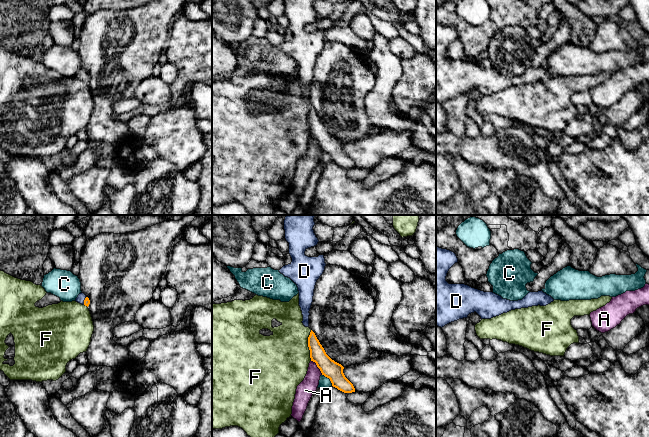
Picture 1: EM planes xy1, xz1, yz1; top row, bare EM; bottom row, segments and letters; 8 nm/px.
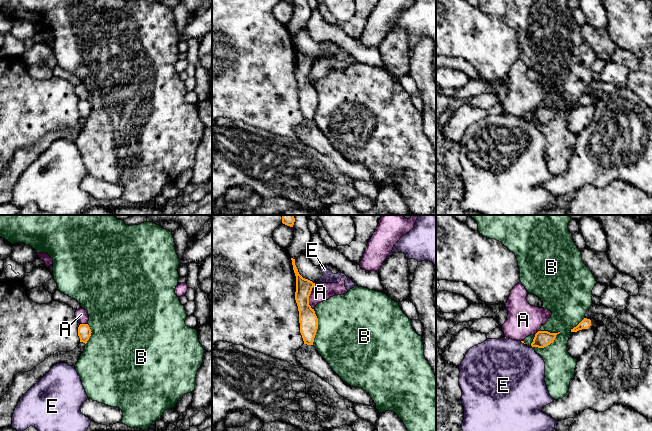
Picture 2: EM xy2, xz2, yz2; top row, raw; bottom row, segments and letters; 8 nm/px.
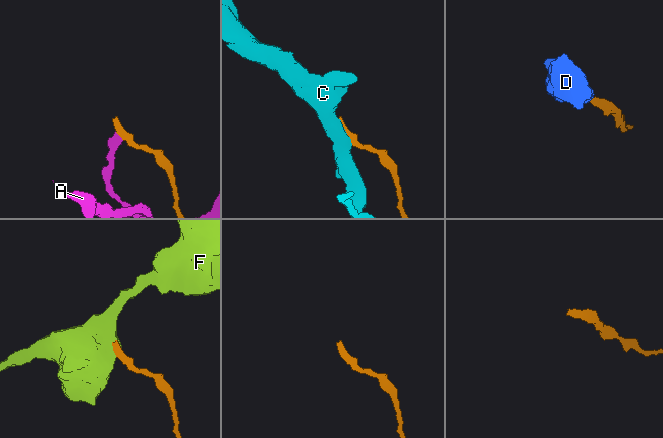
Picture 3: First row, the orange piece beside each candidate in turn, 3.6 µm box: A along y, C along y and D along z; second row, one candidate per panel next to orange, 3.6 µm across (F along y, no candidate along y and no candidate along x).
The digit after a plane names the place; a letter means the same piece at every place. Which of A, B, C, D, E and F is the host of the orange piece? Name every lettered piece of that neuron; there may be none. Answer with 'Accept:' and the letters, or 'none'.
Accept: D

